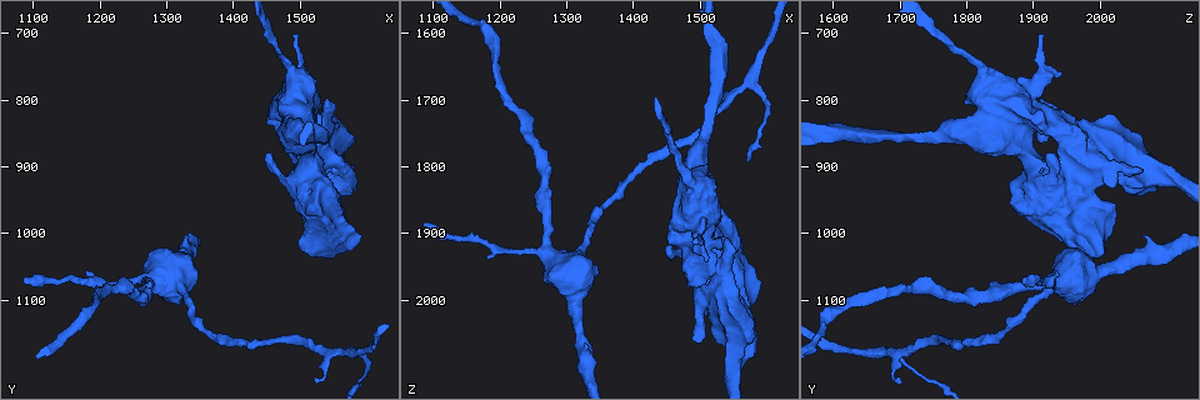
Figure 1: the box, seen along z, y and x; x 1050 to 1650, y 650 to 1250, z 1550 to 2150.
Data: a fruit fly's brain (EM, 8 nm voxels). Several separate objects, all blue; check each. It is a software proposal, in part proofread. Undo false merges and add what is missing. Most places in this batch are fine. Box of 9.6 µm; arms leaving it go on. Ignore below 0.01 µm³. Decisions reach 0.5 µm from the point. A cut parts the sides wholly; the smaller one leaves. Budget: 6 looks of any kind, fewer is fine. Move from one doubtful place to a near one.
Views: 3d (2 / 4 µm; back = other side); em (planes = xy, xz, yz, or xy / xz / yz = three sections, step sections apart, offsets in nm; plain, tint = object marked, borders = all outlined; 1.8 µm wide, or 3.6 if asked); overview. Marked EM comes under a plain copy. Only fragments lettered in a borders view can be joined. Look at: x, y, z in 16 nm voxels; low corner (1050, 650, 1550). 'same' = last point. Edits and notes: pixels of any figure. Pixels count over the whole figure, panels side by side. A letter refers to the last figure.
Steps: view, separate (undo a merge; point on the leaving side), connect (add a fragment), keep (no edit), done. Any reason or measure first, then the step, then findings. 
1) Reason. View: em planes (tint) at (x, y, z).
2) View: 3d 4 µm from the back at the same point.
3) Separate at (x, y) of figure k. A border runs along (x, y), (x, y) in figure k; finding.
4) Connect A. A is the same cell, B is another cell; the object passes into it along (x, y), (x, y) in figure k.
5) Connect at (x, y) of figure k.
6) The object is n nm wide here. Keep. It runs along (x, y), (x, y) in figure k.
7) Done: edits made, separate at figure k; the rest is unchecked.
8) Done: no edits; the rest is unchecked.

Three arms meet. View: 3d 2 µm at (1570, 1185, 1675).

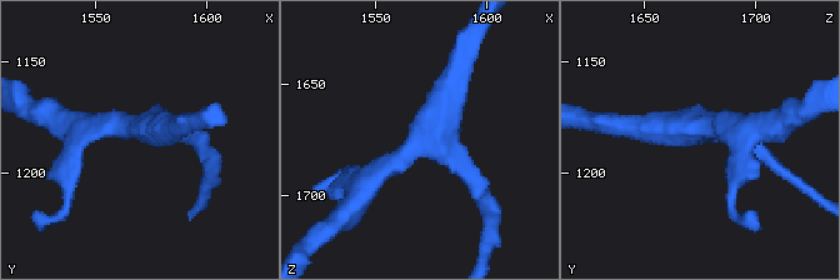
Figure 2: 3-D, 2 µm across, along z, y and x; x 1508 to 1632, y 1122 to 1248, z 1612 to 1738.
3 arms meet here. View: em planes (borders) at (1570, 1180, 1674).

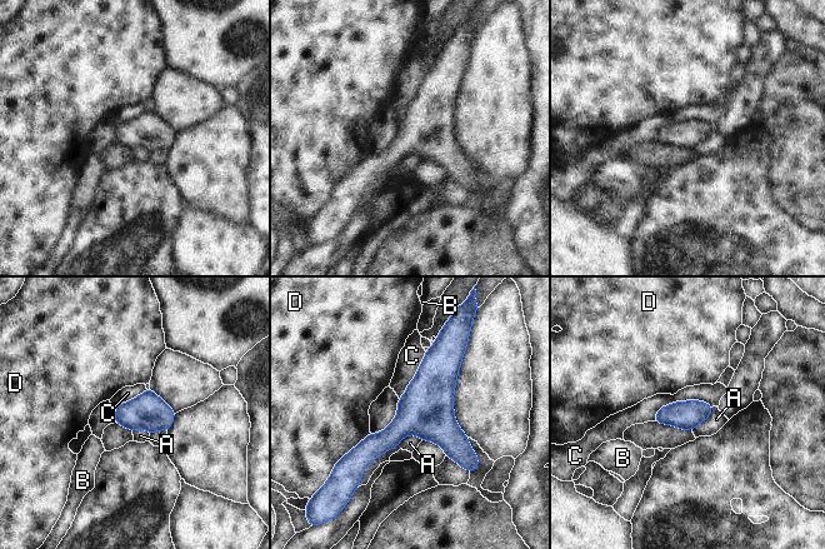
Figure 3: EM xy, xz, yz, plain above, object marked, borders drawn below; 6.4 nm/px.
Keep. A, B, C and D are other cells; it runs along (436, 347), (430, 395), (359, 470) in figure 3; one cell here.

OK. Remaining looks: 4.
Branch stops here. View: em planes (borders) at (1580, 935, 2085).

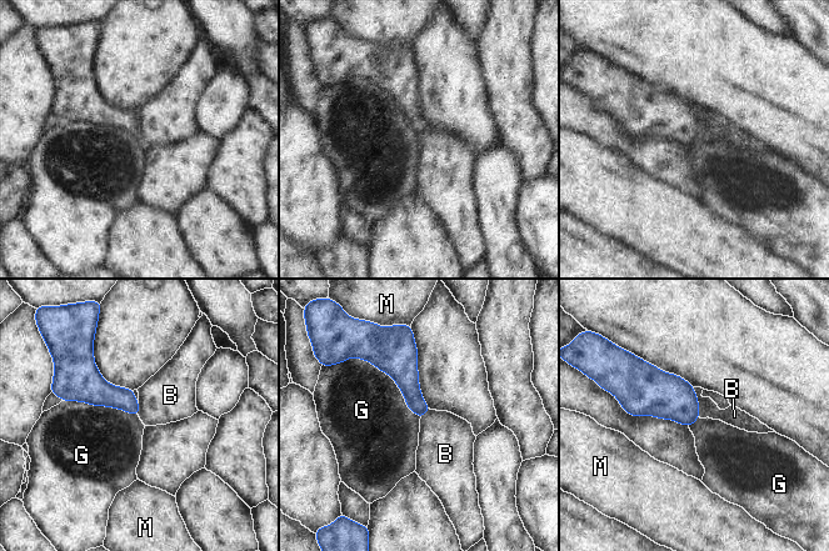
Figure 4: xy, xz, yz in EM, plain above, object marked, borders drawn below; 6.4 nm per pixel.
Keep. B, G and M are other cells; a border runs along (358, 357), (386, 372), (420, 417) in figure 4; no lettered fragment goes on from it.

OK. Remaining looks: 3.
Calibre changes. View: em xy step 4 (tint) at (1495, 760, 1915).

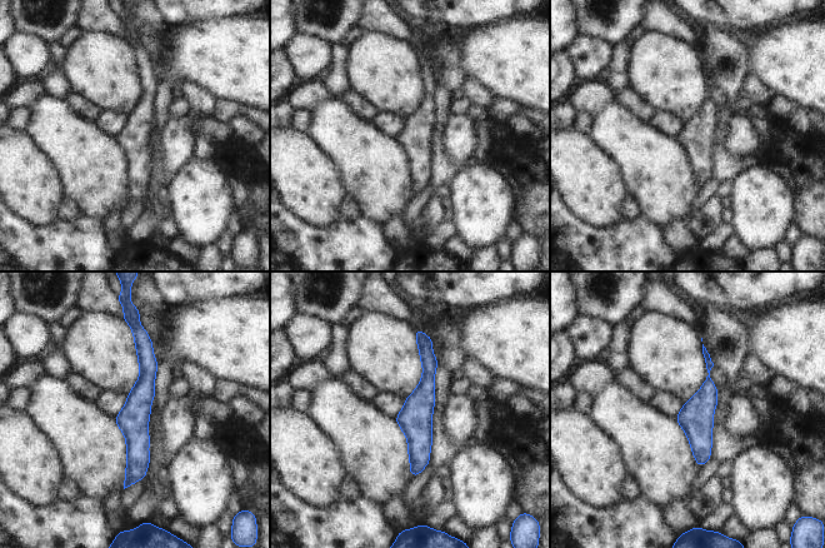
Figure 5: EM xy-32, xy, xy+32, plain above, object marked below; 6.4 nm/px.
View: em planes (borders) at the same point.

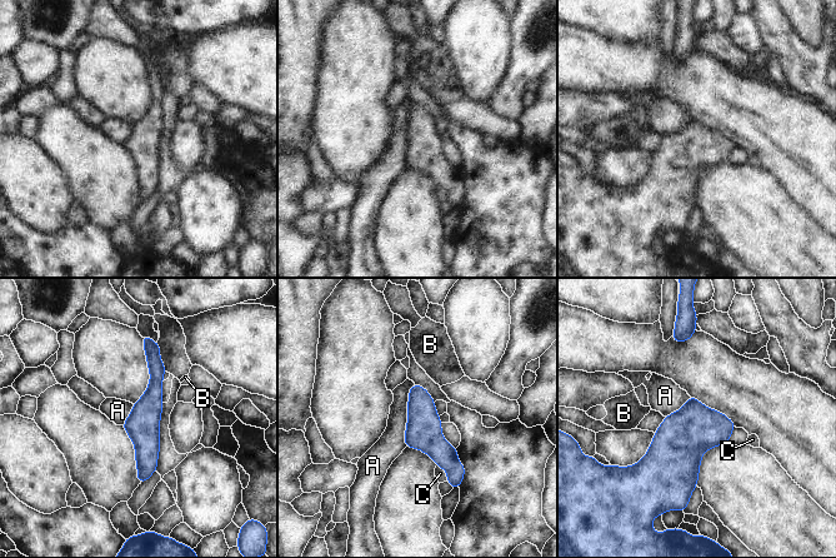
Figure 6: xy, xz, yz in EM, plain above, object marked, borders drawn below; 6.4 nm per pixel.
Keep. A, B and C are other cells; it runs along (151, 344), (155, 389), (141, 478) in figure 6; continuous, no second cell.

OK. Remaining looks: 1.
Done: no edits; the rest is unchecked.

